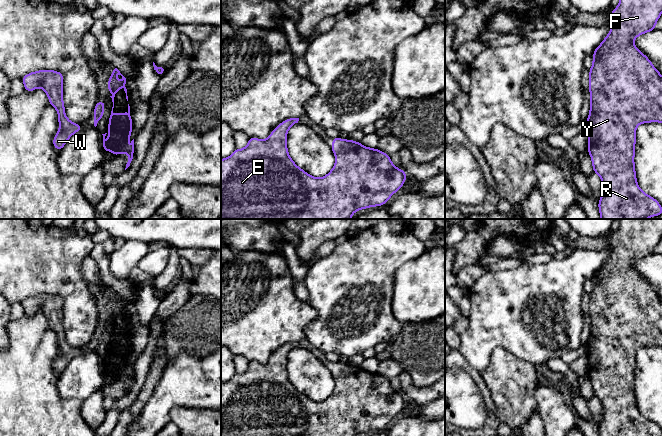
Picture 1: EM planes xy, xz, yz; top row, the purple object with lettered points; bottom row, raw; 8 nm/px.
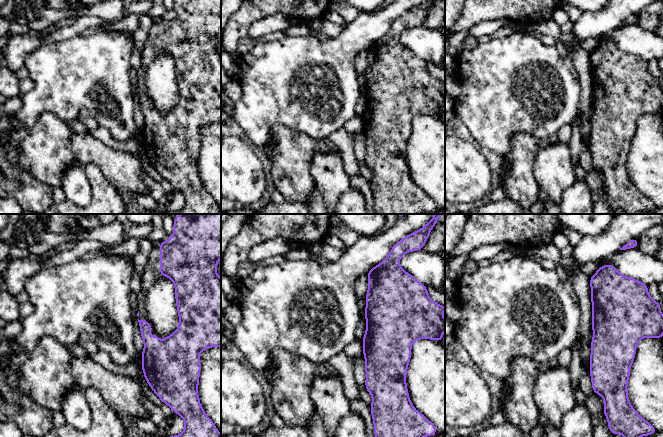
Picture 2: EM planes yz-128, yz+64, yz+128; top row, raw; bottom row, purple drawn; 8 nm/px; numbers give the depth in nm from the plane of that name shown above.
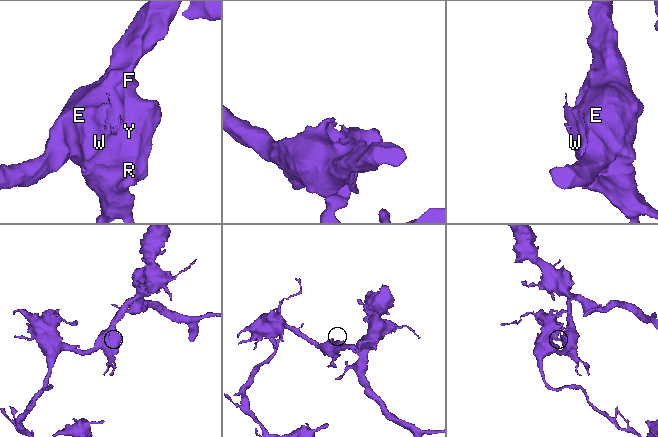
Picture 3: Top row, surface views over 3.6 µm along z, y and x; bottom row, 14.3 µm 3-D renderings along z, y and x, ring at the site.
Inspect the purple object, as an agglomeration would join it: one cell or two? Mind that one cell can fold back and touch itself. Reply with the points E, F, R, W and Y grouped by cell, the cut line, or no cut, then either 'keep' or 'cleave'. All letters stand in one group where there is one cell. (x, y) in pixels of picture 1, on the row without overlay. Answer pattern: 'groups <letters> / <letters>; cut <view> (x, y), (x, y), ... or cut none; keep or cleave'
groups E F R W Y; cut none; keep

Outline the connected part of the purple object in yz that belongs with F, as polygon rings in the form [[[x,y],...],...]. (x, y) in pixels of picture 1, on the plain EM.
[[[620,219],[618,230],[612,235],[610,239],[610,246],[612,251],[606,262],[595,273],[593,279],[592,291],[589,294],[590,305],[590,337],[587,342],[587,357],[588,357],[588,371],[587,375],[590,378],[593,389],[593,396],[601,401],[602,405],[602,420],[598,426],[599,436],[662,436],[660,427],[645,418],[638,410],[636,404],[635,388],[634,388],[634,372],[636,368],[636,351],[641,347],[660,346],[662,347],[662,299],[652,289],[652,286],[645,280],[637,271],[634,270],[633,265],[639,260],[649,255],[655,254],[656,246],[662,238],[662,219]]]

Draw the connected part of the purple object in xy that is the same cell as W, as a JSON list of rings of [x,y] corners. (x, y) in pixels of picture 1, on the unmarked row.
[[[40,294],[28,297],[21,303],[27,316],[41,311],[48,319],[49,327],[57,334],[59,355],[53,362],[53,369],[60,375],[74,357],[83,353],[82,349],[72,347],[65,339],[63,298],[54,294]]]

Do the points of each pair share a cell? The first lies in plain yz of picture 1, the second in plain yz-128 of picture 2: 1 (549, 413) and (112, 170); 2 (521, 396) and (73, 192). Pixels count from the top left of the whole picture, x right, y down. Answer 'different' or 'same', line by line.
1: different
2: different

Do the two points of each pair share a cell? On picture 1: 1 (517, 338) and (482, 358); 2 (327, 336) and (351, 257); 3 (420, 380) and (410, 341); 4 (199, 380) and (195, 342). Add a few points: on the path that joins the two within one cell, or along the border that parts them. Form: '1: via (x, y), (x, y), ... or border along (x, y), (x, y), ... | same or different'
1: via (507, 338), (497, 338), (487, 348) | same
2: via (347, 316), (353, 310), (354, 301), (351, 277) | same
3: via (420, 370), (420, 351) | same
4: border along (210, 353), (197, 357), (180, 352), (174, 358) | different

